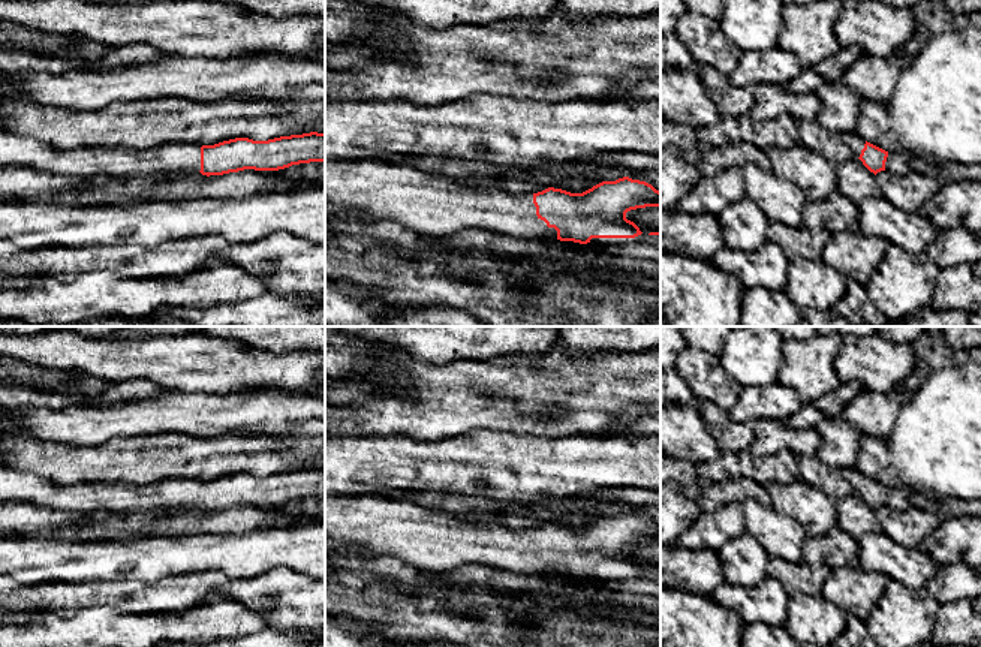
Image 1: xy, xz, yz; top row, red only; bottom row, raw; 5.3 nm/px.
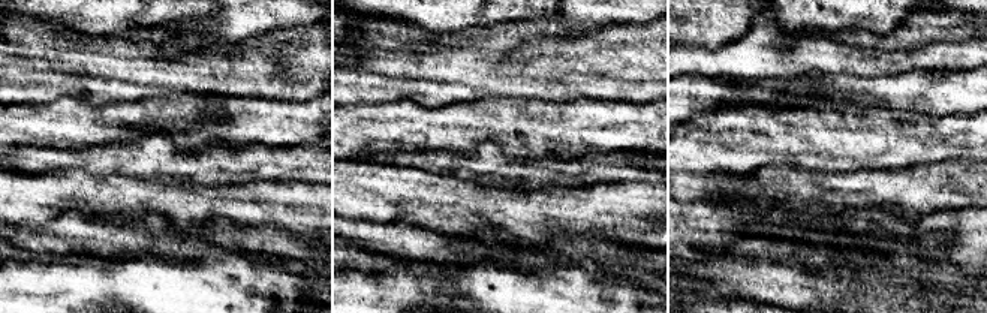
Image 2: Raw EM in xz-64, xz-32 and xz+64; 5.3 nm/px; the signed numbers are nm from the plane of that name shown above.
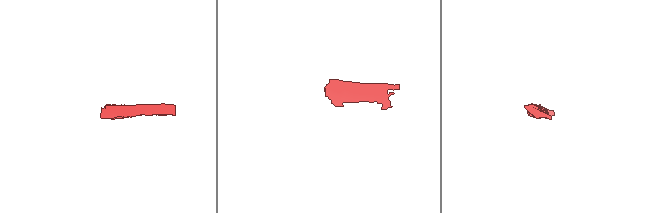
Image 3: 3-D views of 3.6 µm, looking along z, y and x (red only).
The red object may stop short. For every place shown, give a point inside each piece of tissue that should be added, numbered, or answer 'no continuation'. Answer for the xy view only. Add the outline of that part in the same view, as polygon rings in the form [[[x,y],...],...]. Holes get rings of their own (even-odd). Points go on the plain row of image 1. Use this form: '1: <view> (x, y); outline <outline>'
1: xy (15, 485); outline [[[0,464],[0,500],[82,514],[99,509],[118,514],[195,509],[201,506],[201,481],[168,478],[145,485],[126,482],[57,485],[31,472]]]

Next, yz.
1: yz (896, 497); outline [[[888,487],[885,506],[894,508],[894,509],[909,508],[911,506],[909,493],[911,490],[906,487],[902,487],[902,488]]]

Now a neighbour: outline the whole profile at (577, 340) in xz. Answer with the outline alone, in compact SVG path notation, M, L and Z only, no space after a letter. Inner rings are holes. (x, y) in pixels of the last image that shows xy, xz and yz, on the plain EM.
M559 326L556 347L571 355L637 353L660 347L660 326Z

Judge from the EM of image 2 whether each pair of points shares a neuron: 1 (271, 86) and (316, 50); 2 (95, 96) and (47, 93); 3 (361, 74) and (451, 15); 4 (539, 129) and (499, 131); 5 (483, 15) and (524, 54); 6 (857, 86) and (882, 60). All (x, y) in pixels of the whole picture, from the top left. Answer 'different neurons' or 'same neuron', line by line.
1: same neuron
2: same neuron
3: different neurons
4: same neuron
5: different neurons
6: different neurons

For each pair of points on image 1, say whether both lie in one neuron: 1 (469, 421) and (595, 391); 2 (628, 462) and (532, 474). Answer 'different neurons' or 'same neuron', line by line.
1: same neuron
2: same neuron

